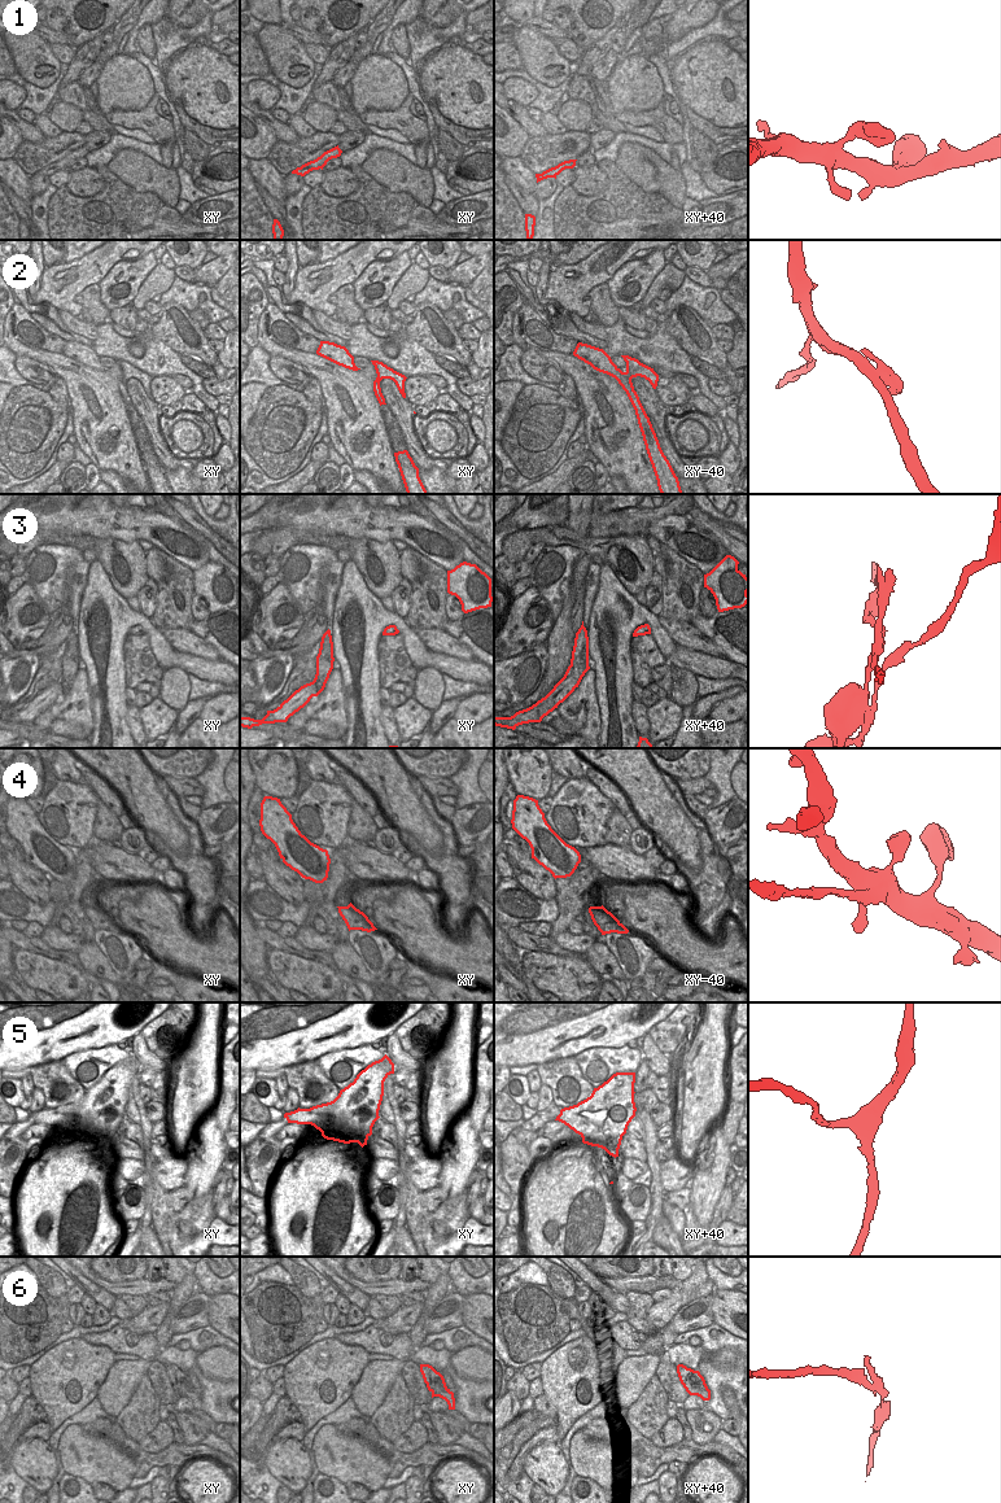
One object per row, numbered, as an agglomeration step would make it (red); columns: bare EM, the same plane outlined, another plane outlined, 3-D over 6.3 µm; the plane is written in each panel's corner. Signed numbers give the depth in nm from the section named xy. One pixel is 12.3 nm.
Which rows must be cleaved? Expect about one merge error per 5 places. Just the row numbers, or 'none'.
2, 3, 4, 6

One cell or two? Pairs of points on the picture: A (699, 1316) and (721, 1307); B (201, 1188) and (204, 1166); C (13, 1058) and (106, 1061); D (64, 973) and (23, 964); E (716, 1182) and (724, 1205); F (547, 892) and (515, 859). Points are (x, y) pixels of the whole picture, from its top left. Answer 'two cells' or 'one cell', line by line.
A: two cells
B: one cell
C: two cells
D: one cell
E: two cells
F: one cell

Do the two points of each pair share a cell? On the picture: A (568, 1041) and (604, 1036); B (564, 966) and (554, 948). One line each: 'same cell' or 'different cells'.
A: same cell
B: different cells

